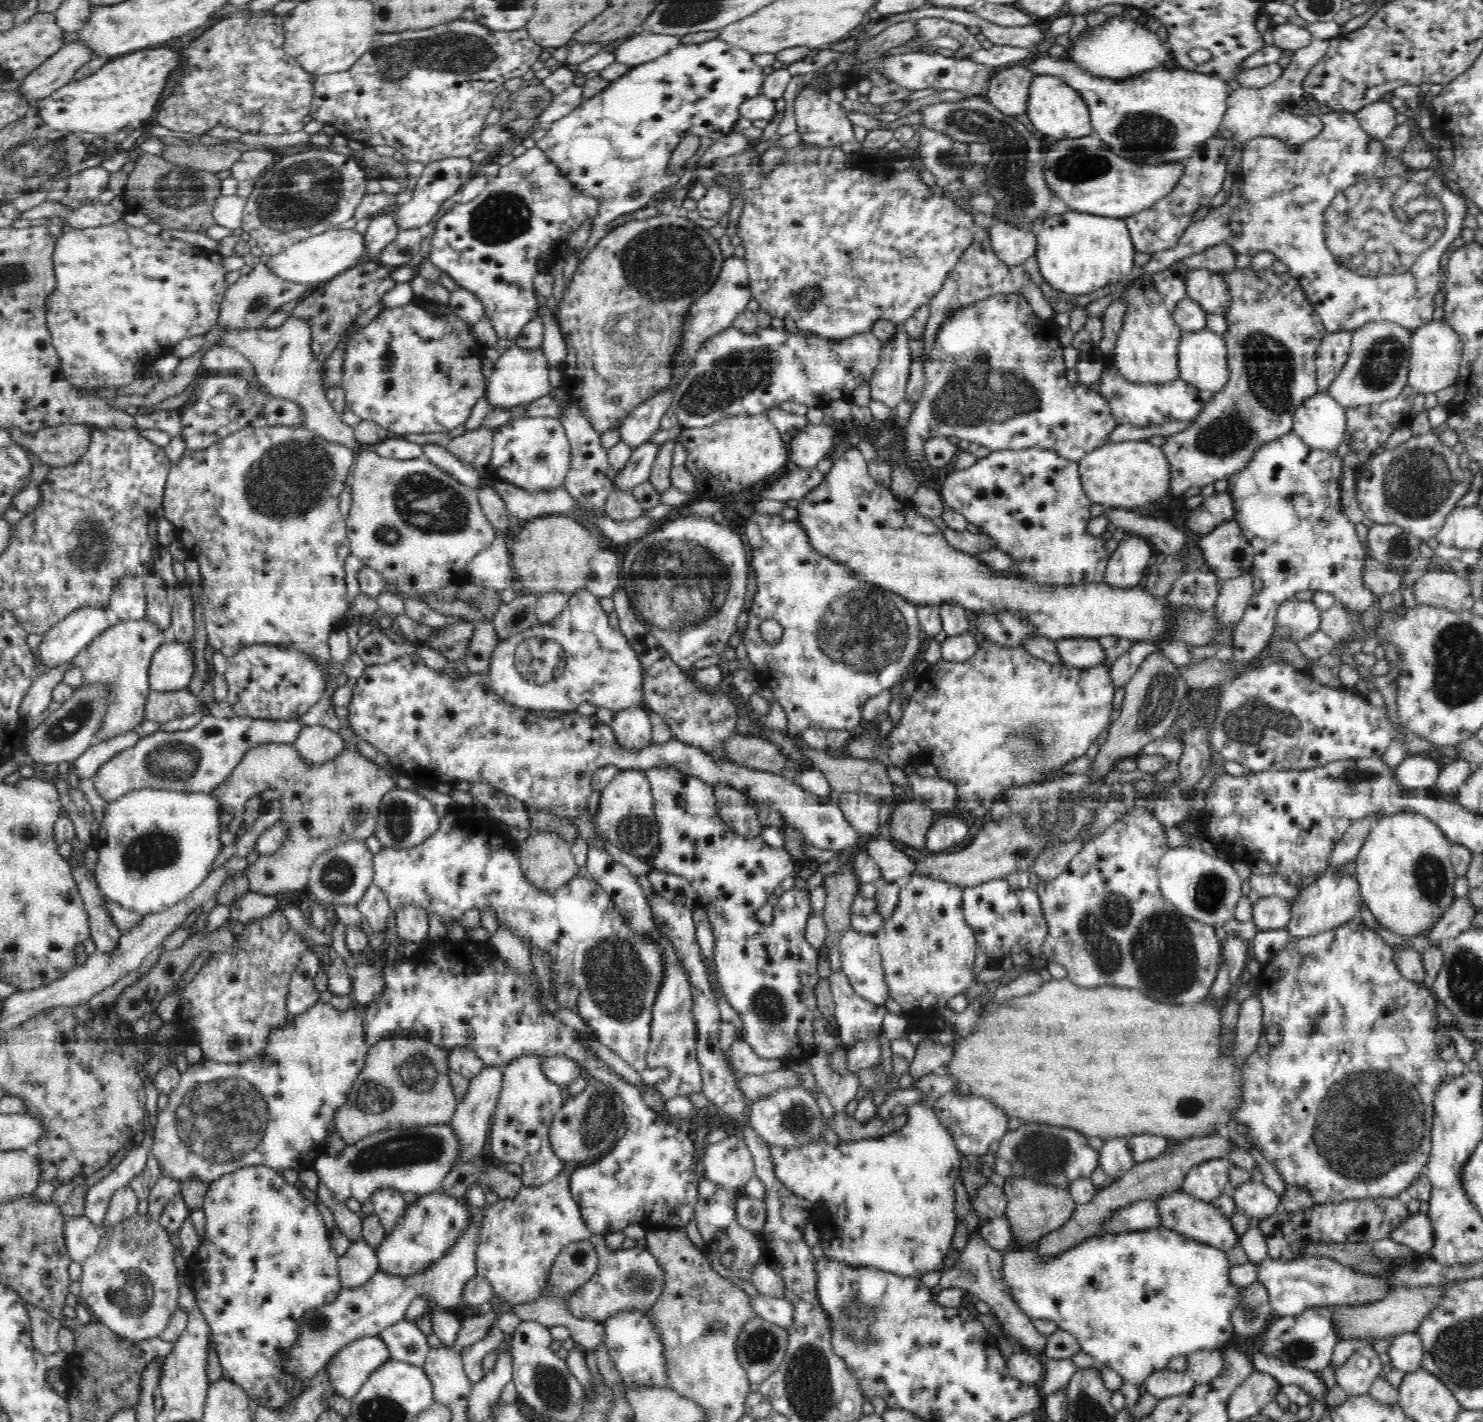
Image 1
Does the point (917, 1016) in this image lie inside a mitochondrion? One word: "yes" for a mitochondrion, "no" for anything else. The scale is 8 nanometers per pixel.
no

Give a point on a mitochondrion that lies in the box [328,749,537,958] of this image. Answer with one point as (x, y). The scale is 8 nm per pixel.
(398, 815)

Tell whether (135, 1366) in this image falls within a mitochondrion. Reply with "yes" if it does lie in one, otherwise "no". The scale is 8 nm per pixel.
no

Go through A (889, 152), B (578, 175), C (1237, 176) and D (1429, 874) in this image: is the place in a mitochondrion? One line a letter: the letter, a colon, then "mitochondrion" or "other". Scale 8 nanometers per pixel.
A: other
B: other
C: other
D: mitochondrion

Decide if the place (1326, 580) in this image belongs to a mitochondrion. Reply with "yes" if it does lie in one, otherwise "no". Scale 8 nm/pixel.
no

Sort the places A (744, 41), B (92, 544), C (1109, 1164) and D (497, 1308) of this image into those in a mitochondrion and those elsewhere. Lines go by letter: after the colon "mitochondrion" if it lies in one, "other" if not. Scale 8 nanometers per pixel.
A: other
B: mitochondrion
C: other
D: other

